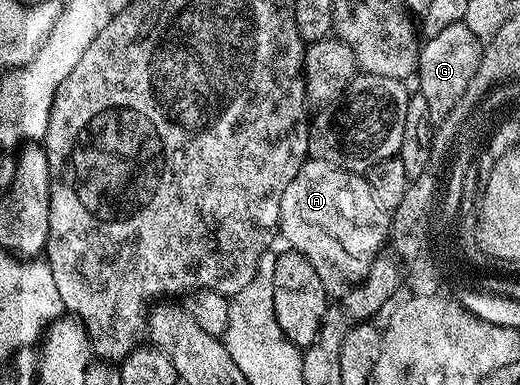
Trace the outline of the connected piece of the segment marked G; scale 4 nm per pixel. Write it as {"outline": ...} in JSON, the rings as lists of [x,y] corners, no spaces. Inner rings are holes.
{"outline":[[[466,24],[453,25],[452,27],[444,27],[444,31],[440,31],[440,35],[432,35],[425,38],[421,42],[418,50],[418,72],[416,74],[417,92],[424,95],[424,100],[428,102],[428,111],[430,112],[431,122],[436,123],[453,104],[454,97],[462,91],[462,86],[466,85],[467,77],[473,73],[474,62],[480,63],[482,53],[478,49],[479,40],[472,35],[472,31],[468,31]]]}

